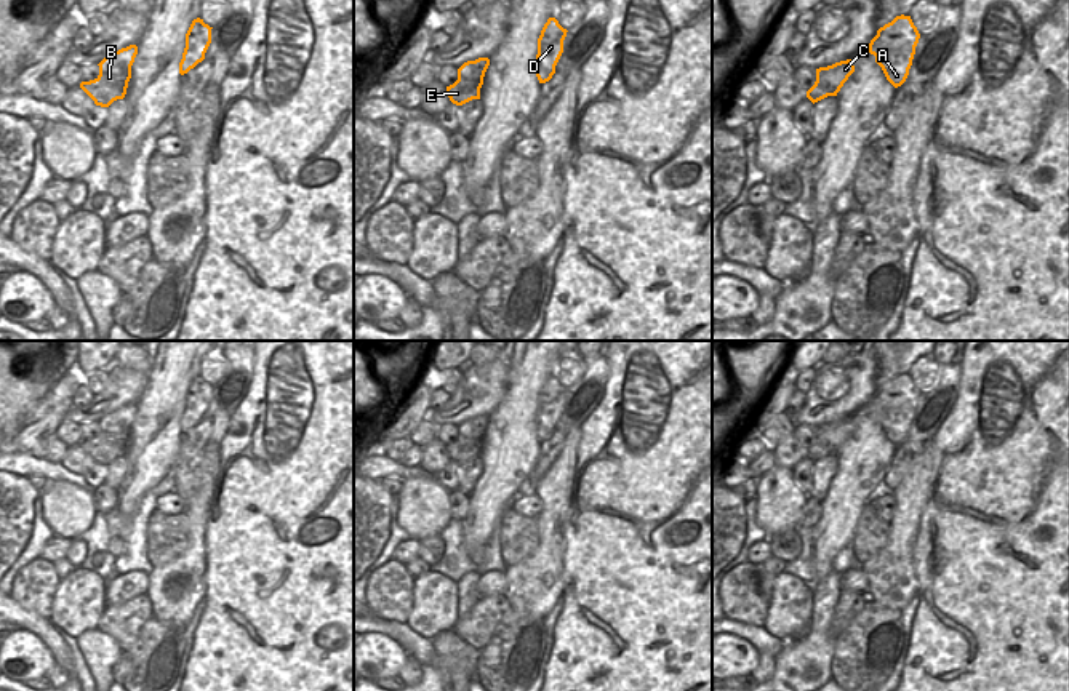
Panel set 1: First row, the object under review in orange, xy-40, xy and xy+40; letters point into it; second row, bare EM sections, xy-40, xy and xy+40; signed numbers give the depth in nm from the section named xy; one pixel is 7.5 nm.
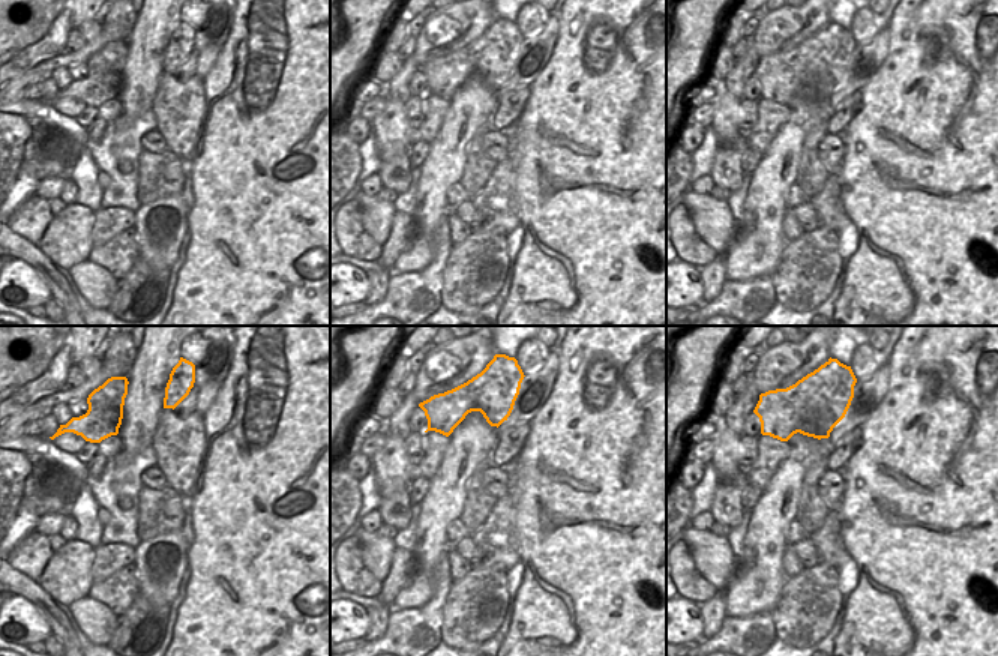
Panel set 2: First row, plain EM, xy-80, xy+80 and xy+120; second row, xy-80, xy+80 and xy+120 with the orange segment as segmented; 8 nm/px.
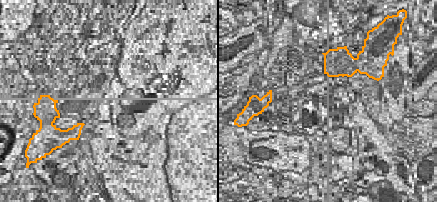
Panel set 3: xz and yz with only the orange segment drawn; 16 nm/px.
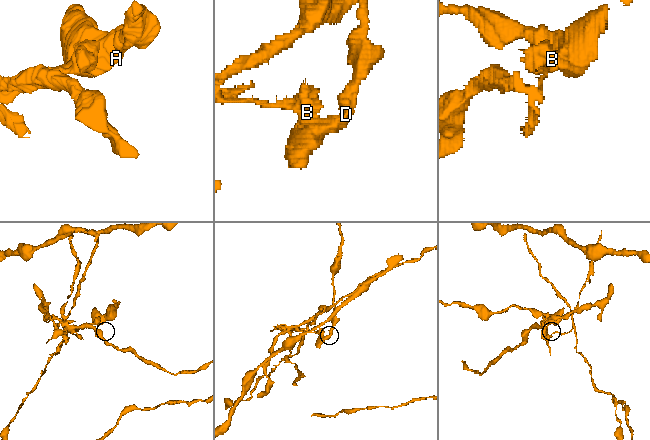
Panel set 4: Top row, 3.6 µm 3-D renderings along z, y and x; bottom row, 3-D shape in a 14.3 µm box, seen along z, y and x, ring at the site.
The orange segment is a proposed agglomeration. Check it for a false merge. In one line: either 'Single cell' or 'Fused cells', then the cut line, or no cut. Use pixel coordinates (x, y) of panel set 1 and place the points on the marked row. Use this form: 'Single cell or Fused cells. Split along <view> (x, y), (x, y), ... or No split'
Fused cells. Split along xy+40 (823, 67), (821, 80), (832, 95).

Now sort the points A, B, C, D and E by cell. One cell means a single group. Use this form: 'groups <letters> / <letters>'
groups A C D / B E

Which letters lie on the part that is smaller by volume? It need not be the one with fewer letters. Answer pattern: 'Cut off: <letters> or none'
Cut off: A, C, D

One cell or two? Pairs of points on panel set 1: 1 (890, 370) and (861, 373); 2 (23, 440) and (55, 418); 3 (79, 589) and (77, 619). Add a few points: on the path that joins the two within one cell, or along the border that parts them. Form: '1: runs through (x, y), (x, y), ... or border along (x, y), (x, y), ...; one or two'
1: border along (877, 357), (876, 387); two
2: runs through (31, 435), (47, 426); one
3: runs through (79, 597), (77, 611); one

